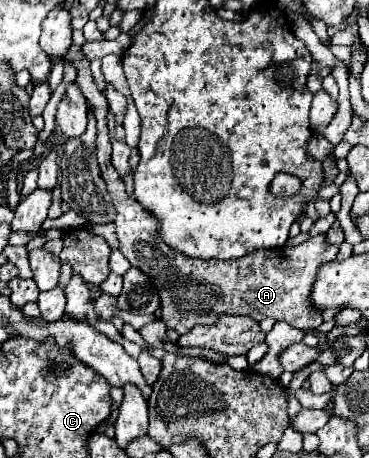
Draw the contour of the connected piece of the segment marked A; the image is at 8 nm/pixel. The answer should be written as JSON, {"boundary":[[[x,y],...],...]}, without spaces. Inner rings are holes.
{"boundary":[[[71,45],[67,59],[71,59],[79,71],[77,85],[93,105],[97,113],[97,161],[101,175],[107,183],[107,191],[115,207],[115,227],[119,239],[119,251],[129,259],[133,267],[143,271],[159,291],[161,299],[161,319],[167,327],[175,329],[179,335],[189,333],[195,325],[213,325],[221,315],[247,315],[255,321],[265,317],[277,317],[287,321],[295,329],[315,329],[323,323],[321,311],[311,305],[311,291],[317,279],[319,267],[335,259],[339,247],[327,245],[325,233],[309,237],[295,247],[277,247],[277,249],[257,249],[245,257],[233,261],[221,259],[199,259],[185,255],[169,247],[161,237],[157,237],[157,219],[141,209],[141,205],[127,195],[123,181],[117,177],[111,165],[111,141],[107,135],[107,99],[99,93],[87,59],[81,55],[79,45]]]}

